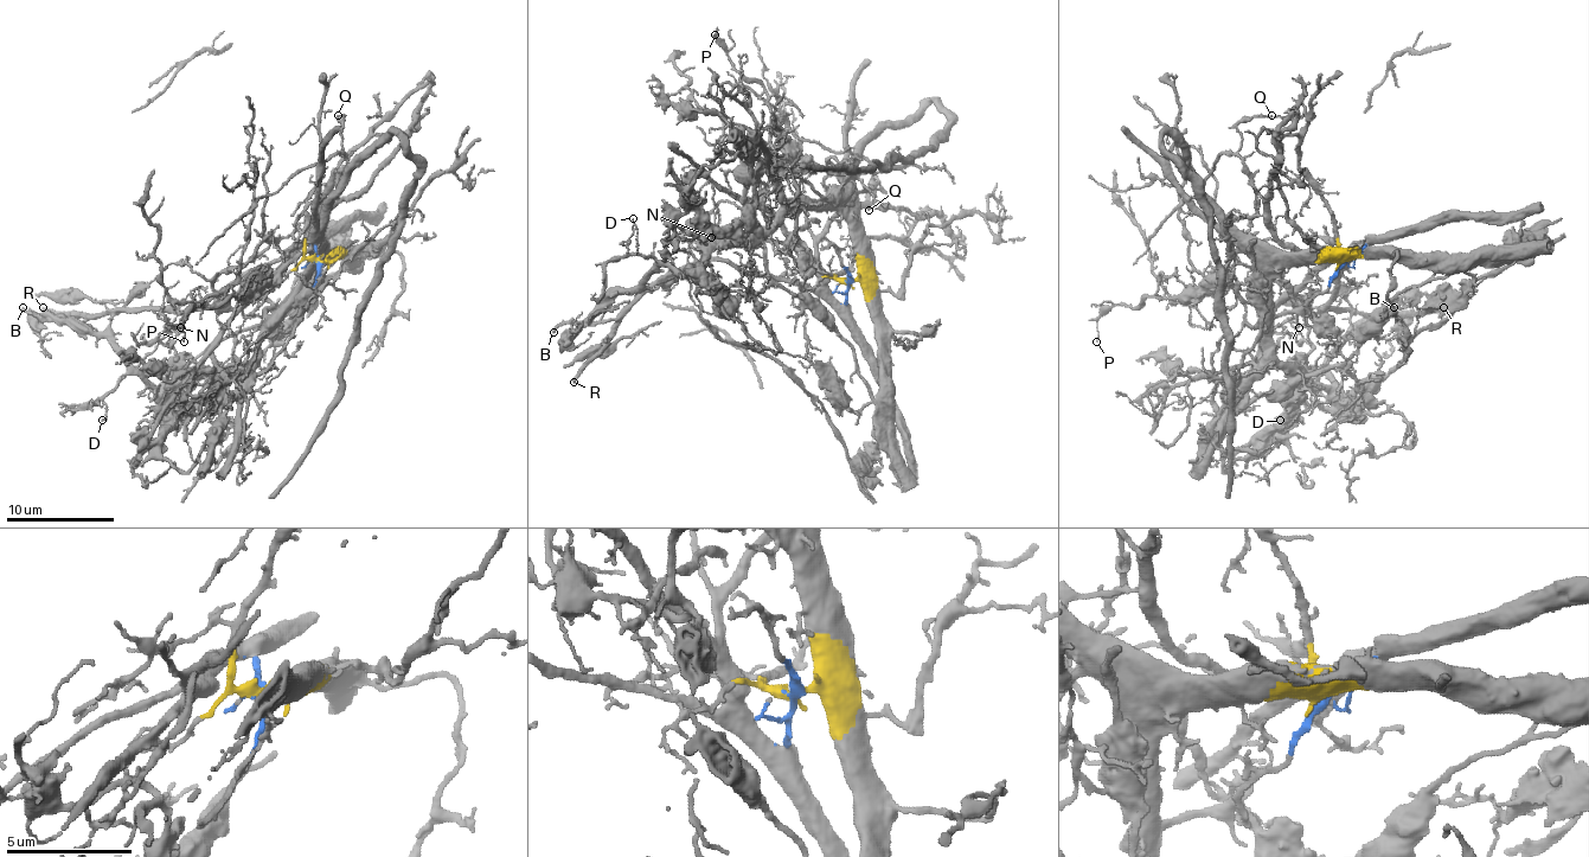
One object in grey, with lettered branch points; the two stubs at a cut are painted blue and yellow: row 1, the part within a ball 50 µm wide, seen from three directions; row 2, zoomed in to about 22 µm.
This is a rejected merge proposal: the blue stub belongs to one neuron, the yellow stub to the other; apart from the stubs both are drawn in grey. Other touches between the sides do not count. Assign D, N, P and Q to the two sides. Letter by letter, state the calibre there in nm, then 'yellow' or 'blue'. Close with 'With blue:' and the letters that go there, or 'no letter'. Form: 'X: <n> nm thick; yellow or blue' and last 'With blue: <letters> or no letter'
D: 100 nm thick; yellow
N: 110 nm thick; yellow
P: 110 nm thick; yellow
Q: 150 nm thick; blue
With blue: Q

